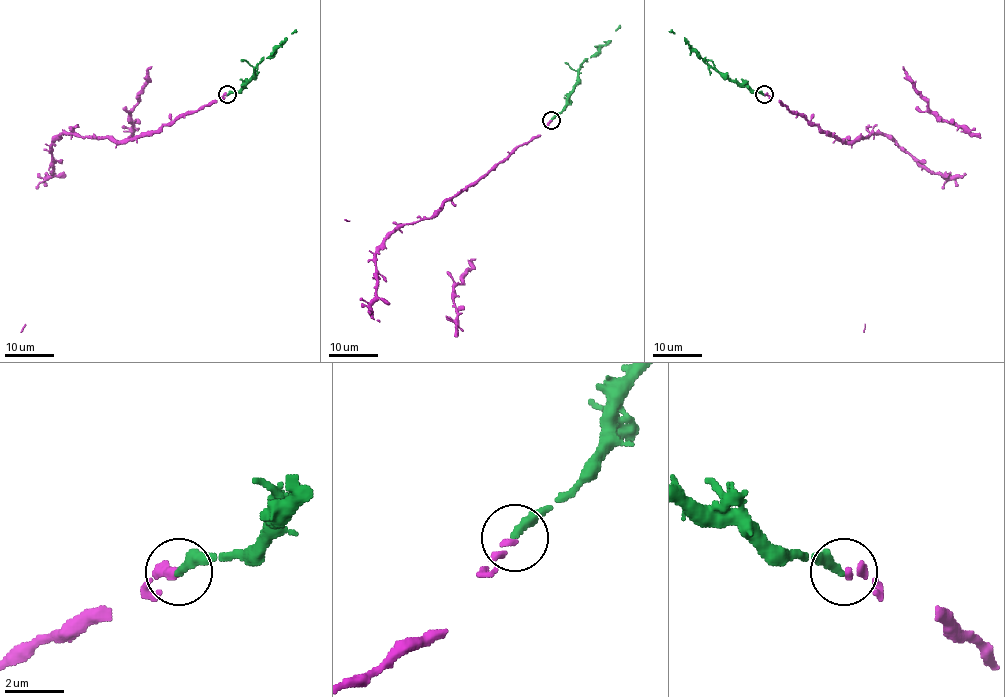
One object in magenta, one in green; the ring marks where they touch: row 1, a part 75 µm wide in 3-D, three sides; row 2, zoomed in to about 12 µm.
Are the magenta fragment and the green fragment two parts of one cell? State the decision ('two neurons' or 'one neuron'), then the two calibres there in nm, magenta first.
one neuron | 240/320 nm

